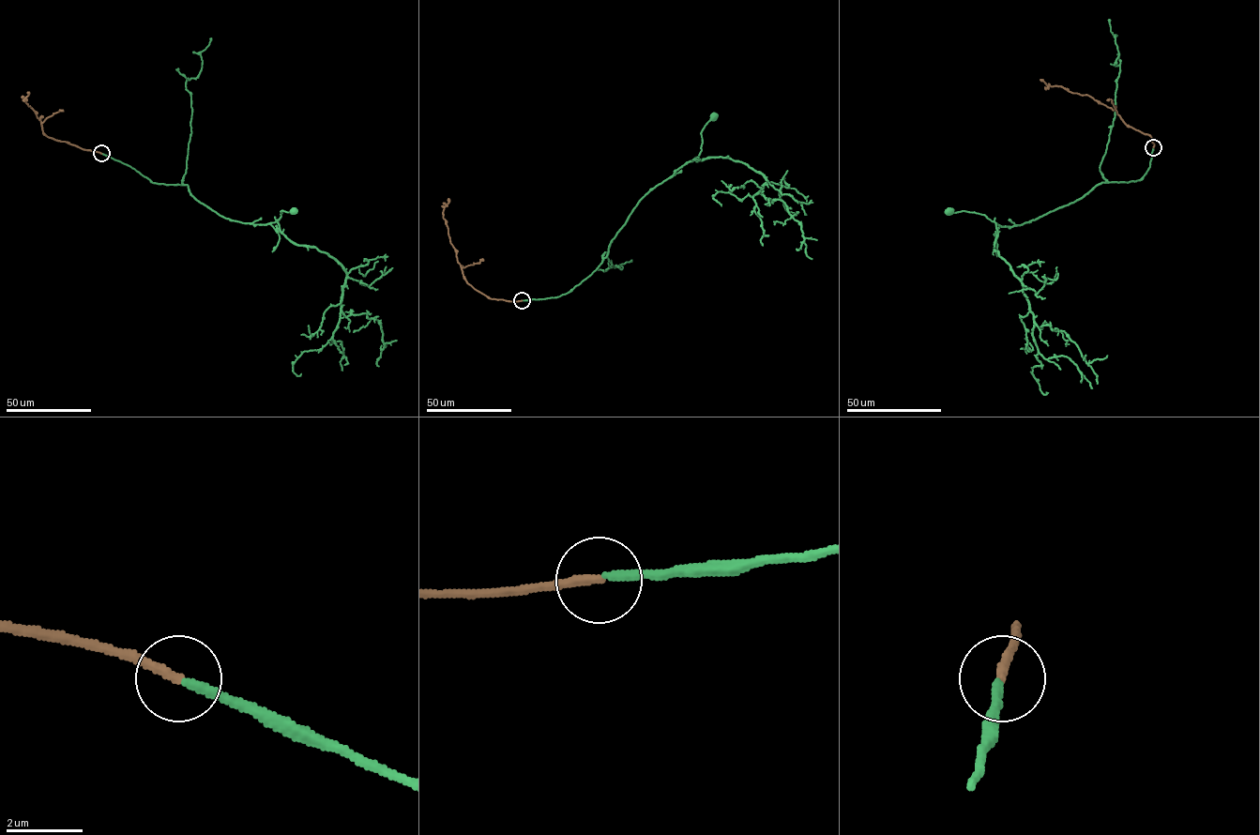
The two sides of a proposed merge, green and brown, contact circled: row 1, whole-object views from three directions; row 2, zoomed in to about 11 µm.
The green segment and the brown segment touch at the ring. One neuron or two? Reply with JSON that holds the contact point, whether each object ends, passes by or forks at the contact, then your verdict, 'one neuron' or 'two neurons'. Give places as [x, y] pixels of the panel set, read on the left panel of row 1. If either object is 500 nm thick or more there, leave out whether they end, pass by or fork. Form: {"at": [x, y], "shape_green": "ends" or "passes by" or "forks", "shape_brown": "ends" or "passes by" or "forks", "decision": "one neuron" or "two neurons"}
{"at": [101, 153], "shape_green": "ends", "shape_brown": "ends", "decision": "one neuron"}

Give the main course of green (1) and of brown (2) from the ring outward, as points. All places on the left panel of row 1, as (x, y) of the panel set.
1: (101, 153), (152, 182), (187, 185), (197, 201), (231, 220), (266, 224), (277, 221), (281, 210), (293, 210)
2: (101, 153), (44, 134), (40, 119), (22, 98), (28, 92)

